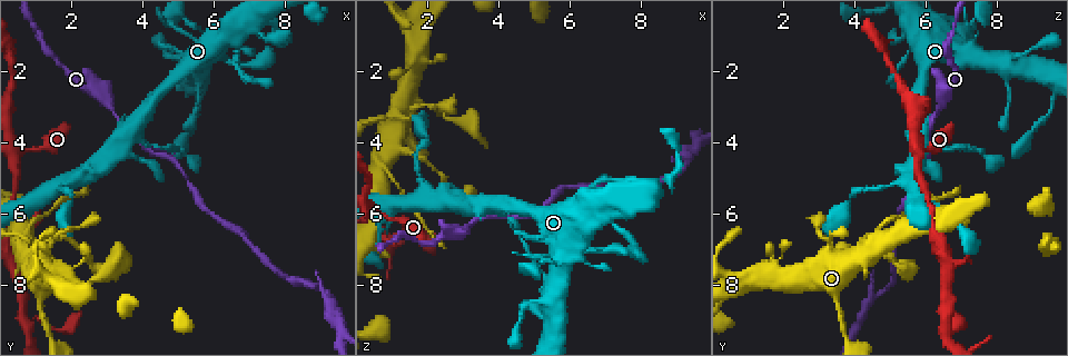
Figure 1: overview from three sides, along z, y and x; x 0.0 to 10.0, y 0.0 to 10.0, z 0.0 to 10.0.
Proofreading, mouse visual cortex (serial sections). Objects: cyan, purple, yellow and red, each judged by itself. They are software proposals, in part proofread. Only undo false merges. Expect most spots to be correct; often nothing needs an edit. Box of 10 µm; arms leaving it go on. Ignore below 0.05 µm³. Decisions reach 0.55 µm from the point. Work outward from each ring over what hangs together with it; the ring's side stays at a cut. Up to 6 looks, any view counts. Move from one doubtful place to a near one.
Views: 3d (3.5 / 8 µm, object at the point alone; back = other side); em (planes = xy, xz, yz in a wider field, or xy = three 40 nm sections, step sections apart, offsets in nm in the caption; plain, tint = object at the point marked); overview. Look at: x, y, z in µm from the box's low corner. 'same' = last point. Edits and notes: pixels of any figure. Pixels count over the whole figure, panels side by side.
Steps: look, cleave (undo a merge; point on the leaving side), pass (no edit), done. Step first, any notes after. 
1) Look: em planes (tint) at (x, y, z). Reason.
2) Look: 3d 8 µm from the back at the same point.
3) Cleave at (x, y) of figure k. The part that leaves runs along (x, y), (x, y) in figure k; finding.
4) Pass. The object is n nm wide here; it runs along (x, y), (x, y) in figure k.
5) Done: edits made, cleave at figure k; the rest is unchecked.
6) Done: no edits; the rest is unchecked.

Look: 3d 3.5 µm at (0.70, 4.20, 6.05). A narrow waist.

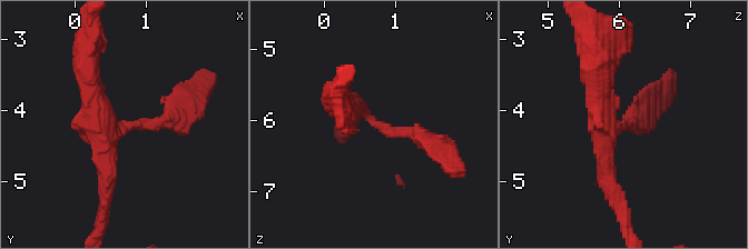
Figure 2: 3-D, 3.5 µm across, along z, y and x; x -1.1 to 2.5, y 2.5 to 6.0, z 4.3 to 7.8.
Look: em planes (tint) at (0.75, 4.25, 6.00). 3 arms meet here; the arms are 250, 300, 350 nm wide; shape alone is not enough.

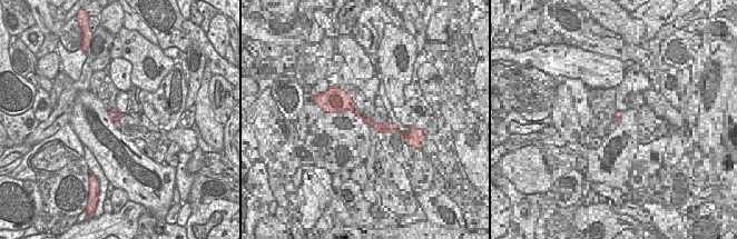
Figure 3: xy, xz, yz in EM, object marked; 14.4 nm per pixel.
Look: em xy step 5 (tint) at the same point. Cut it another way.

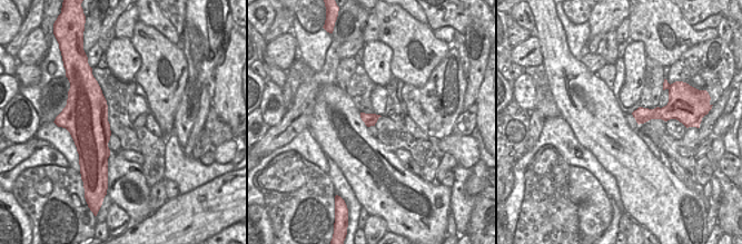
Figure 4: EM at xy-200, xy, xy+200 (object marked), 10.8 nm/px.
Pass. It runs along (186, 107), (114, 128), (107, 186) in figure 2; continuous, no second cell.

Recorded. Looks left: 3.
Look: 3d 3.5 µm at (1.00, 6.95, 4.25). Two arms at a narrow angle.

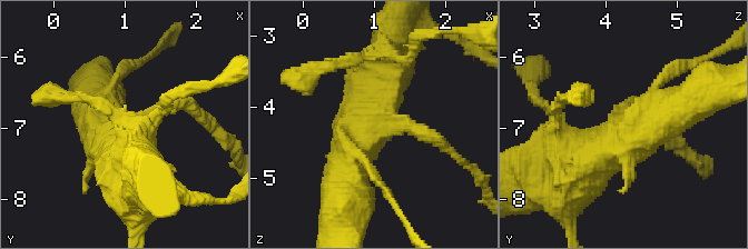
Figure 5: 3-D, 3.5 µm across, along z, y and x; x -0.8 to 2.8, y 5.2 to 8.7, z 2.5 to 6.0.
Look: em xy step 5 (tint) at (1.05, 6.95, 4.25).

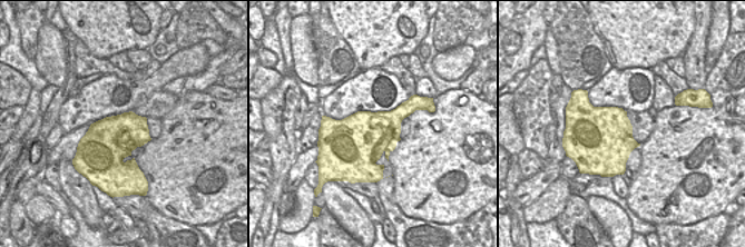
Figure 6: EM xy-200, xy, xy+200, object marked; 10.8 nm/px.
Pass. The object is 600 nm wide here; it runs along (576, 178), (592, 160), (689, 102) in figure 5; continuous, no second cell.

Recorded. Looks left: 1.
Done: no edits; the rest is unchecked.

